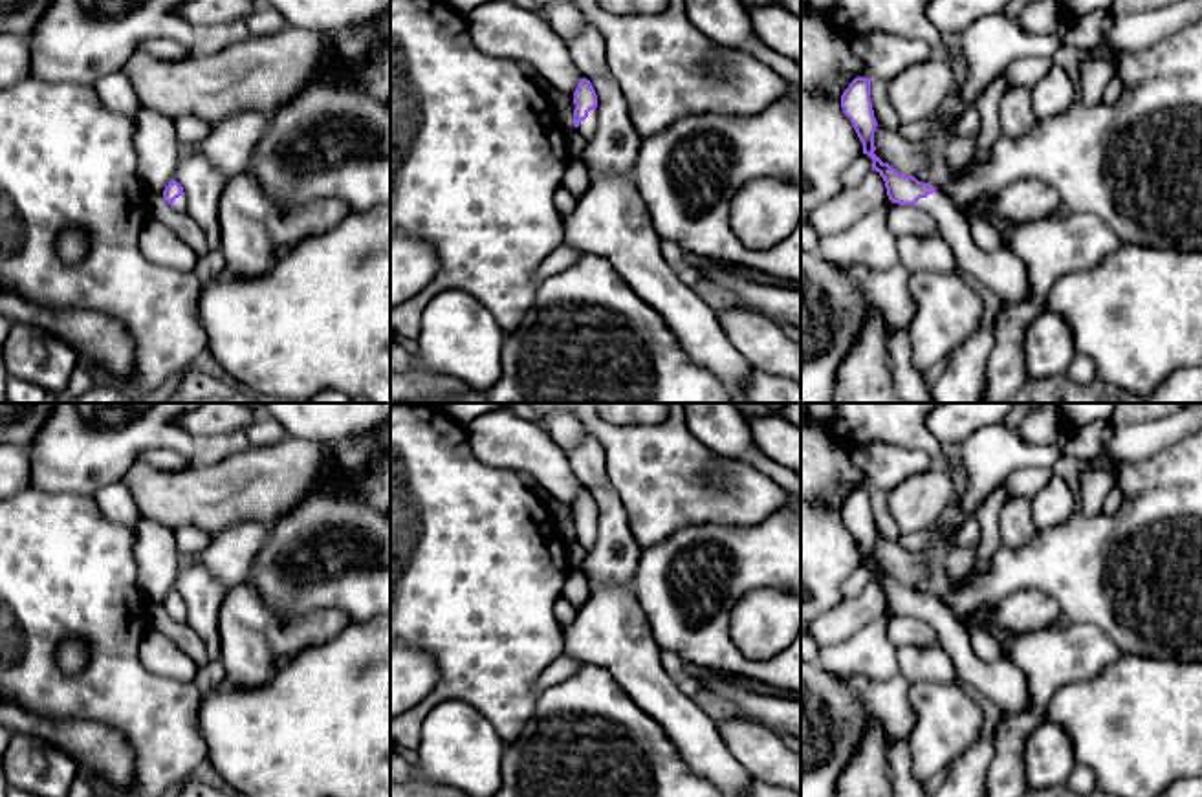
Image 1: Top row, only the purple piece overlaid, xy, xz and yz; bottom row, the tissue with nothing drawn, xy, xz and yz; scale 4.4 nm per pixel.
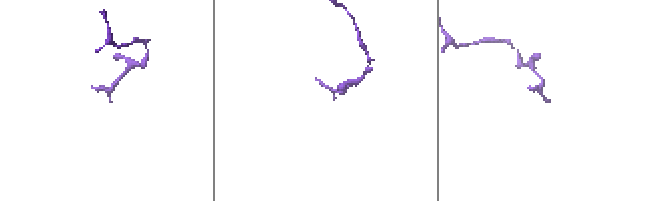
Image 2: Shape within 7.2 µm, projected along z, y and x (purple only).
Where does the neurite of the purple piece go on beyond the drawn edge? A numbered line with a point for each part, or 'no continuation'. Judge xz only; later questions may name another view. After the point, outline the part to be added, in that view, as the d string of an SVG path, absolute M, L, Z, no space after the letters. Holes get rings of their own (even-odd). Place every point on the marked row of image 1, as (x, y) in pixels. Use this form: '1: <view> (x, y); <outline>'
1: xz (587, 129); M597 108L588 112L588 117L579 123L577 130L586 141L590 141L596 136L596 130L597 130Z

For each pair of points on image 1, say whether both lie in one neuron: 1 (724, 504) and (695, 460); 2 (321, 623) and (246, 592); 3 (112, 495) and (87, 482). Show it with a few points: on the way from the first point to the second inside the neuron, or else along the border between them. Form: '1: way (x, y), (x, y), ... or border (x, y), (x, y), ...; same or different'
1: way (719, 493), (697, 471); same
2: way (301, 633), (277, 633), (257, 612); same
3: border (121, 479), (107, 484), (94, 497); different

